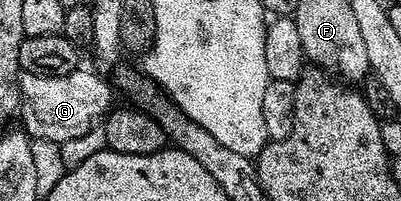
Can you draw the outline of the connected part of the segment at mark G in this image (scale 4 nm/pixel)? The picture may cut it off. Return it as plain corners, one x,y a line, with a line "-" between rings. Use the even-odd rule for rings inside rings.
85,66
78,67
76,72
63,74
59,78
43,78
39,74
24,74
21,81
21,106
19,120
22,120
24,131
33,140
50,140
56,144
66,144
71,138
79,138
79,134
87,134
87,130
98,127
104,121
111,105
114,103
113,92
109,84
101,76
88,72

